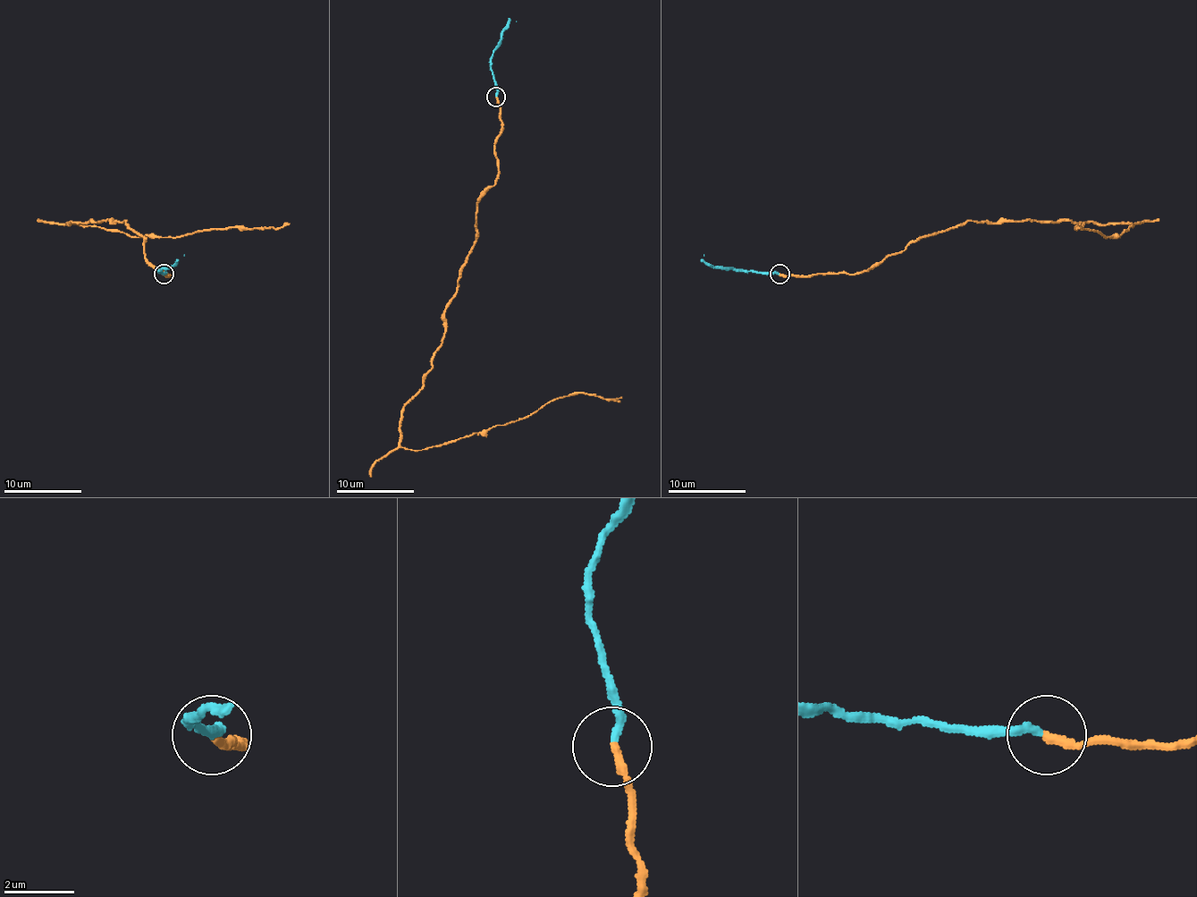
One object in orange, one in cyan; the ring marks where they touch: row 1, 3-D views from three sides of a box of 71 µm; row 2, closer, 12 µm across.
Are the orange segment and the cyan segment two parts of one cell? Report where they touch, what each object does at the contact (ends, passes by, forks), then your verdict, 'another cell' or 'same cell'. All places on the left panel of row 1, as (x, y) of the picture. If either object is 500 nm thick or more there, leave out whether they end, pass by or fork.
place (164, 274); orange ends; cyan ends; same cell

